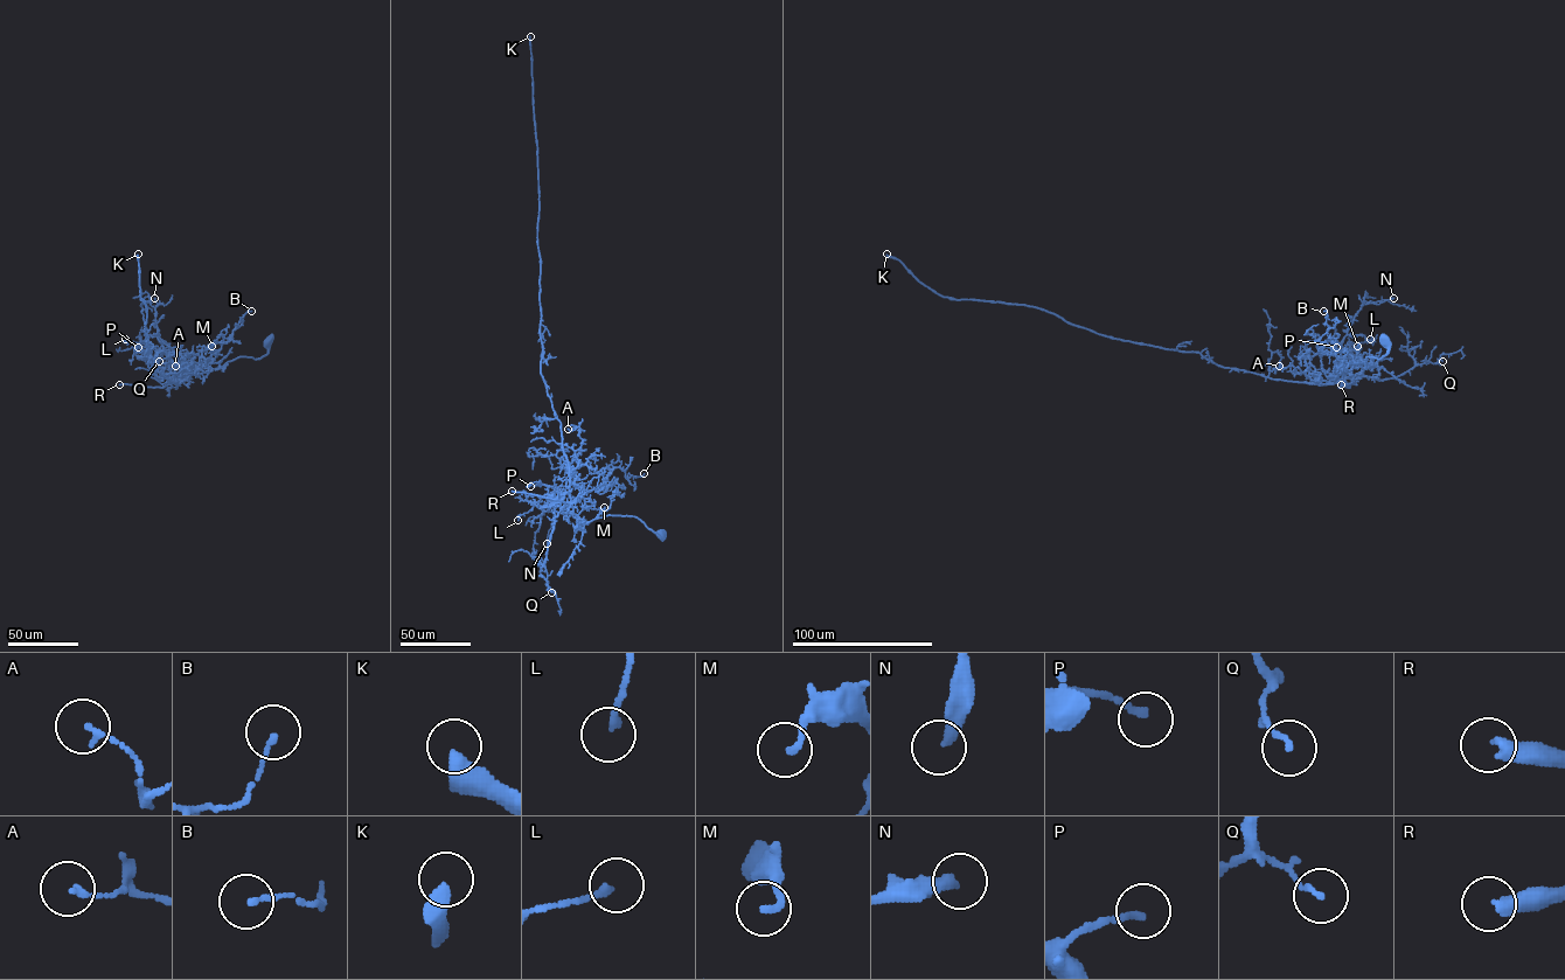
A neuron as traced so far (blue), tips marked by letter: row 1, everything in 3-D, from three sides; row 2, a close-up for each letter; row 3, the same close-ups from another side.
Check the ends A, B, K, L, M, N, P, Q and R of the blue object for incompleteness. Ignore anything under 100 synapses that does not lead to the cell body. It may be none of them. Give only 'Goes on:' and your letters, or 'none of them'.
Goes on: K, R

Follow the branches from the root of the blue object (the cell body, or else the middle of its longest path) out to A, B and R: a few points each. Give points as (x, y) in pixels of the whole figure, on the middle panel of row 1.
A: (661, 535), (633, 516), (584, 522), (574, 513), (569, 472), (582, 439), (578, 426), (568, 429)
B: (661, 535), (633, 516), (584, 522), (574, 513), (570, 484), (599, 491), (614, 467), (627, 478), (644, 473)
R: (661, 535), (633, 516), (607, 515), (584, 522), (569, 502), (512, 491)

